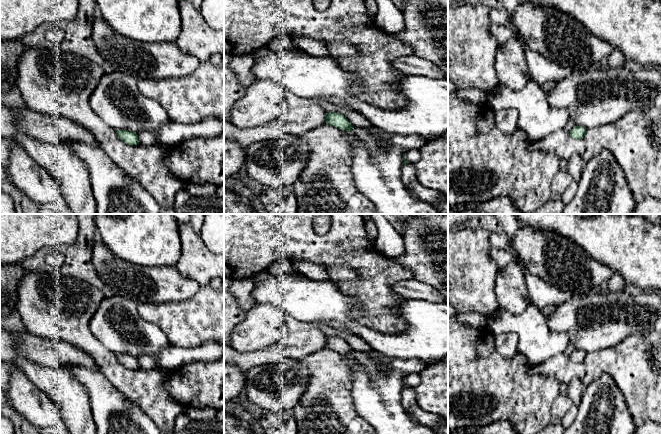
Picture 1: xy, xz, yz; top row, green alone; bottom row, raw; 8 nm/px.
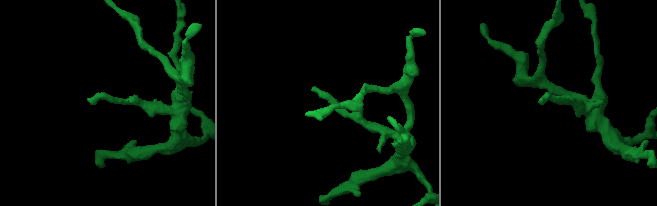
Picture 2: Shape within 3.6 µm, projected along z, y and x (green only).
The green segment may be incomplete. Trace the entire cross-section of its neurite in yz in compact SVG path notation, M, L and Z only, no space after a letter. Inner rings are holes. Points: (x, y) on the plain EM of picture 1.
M575 350L569 356L570 360L576 364L582 363L585 360L585 357L586 357L586 352L582 350Z

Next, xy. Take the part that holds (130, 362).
M116 354L117 360L120 364L128 369L139 368L137 358L128 354Z

